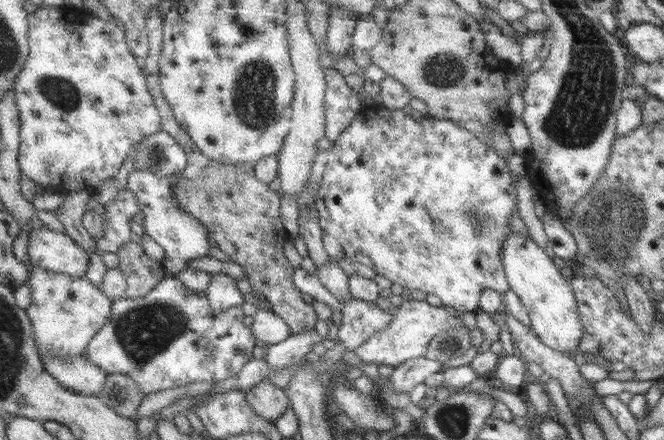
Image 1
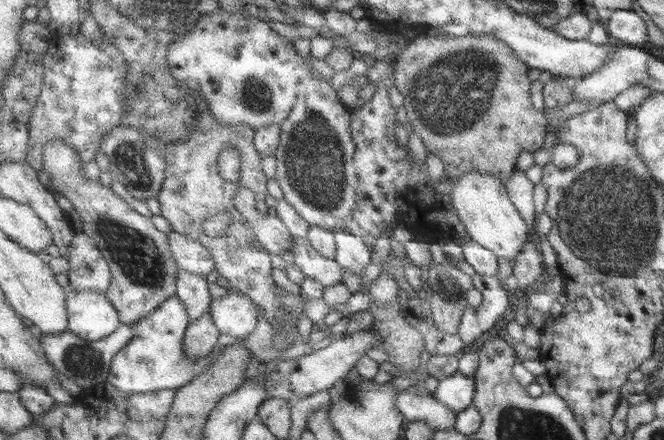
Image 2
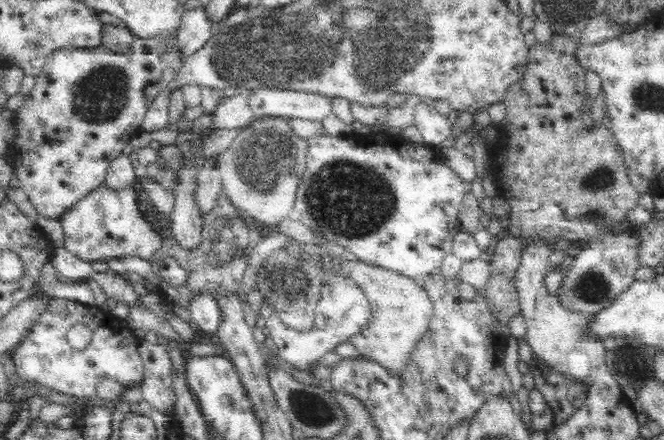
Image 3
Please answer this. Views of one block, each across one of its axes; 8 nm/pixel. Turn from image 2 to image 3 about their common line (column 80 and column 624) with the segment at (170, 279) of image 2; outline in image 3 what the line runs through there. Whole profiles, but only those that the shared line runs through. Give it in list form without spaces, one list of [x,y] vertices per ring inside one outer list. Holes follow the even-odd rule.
[[[552,34],[549,42],[540,43],[536,41],[532,46],[529,46],[527,57],[527,69],[523,72],[520,80],[516,82],[516,86],[512,86],[508,90],[508,94],[504,97],[504,104],[508,106],[507,116],[501,125],[501,130],[506,132],[506,144],[502,148],[498,148],[498,182],[502,186],[502,196],[508,200],[510,212],[508,212],[508,220],[506,230],[508,234],[515,237],[527,237],[532,235],[540,235],[542,237],[556,237],[566,240],[572,240],[572,245],[584,247],[592,239],[605,238],[606,234],[618,226],[618,223],[627,215],[628,210],[638,206],[640,194],[632,185],[630,180],[630,171],[626,161],[624,160],[624,153],[620,149],[620,145],[614,136],[614,133],[604,126],[603,120],[594,120],[592,114],[592,106],[588,106],[588,90],[586,90],[586,69],[580,66],[580,63],[574,60],[573,50],[577,47],[579,42],[568,40],[561,36]]]

